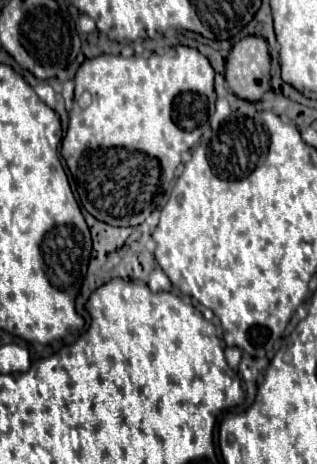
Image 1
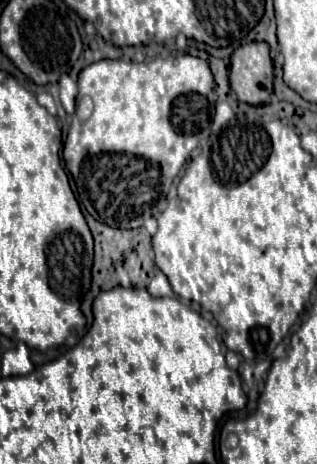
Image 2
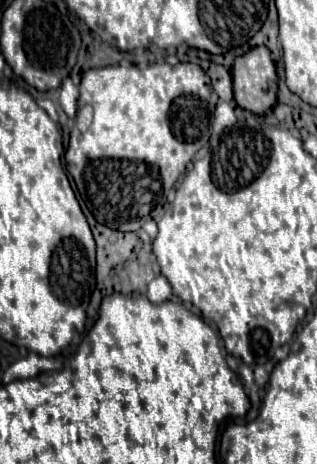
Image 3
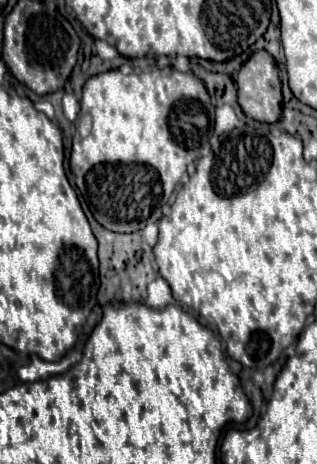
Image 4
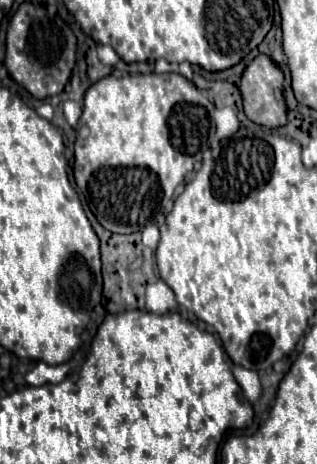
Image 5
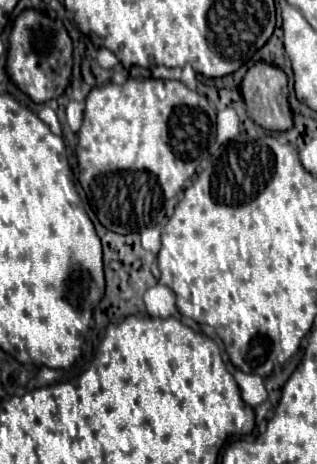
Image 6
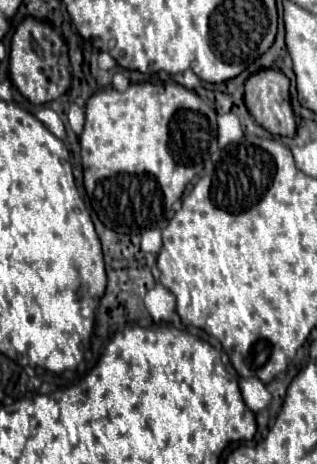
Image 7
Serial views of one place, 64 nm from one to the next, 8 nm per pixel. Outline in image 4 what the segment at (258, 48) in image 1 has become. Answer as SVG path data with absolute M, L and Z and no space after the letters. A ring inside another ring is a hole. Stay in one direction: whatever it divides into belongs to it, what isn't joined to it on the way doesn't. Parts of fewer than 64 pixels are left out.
M260 50L240 68L238 102L242 112L258 122L274 124L282 120L282 84L274 58Z

